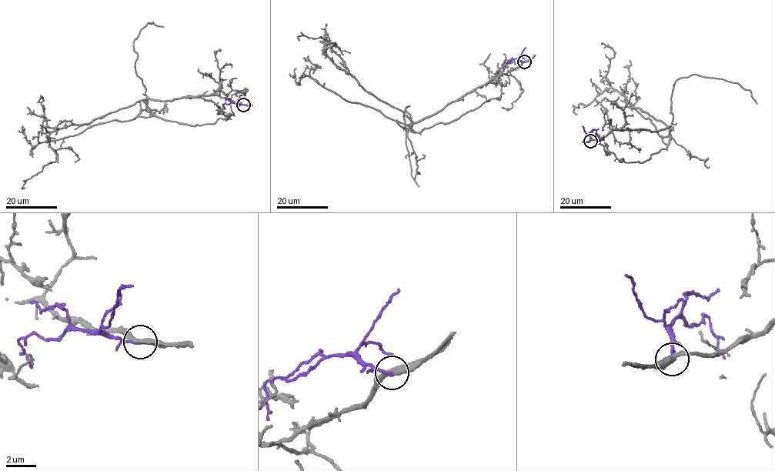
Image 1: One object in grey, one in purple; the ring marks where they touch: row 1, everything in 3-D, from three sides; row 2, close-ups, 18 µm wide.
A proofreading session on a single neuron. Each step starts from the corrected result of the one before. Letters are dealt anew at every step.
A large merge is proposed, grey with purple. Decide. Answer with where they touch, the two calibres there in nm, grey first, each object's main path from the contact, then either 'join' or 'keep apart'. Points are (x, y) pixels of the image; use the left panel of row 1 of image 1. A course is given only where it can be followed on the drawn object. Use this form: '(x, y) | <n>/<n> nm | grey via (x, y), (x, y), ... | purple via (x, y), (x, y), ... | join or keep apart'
(243, 105) | 320/160 nm | grey via (242, 105), (213, 94), (147, 99), (90, 123), (68, 125), (49, 135), (58, 158), (24, 187) | purple via (242, 105), (225, 103), (225, 108) | keep apart

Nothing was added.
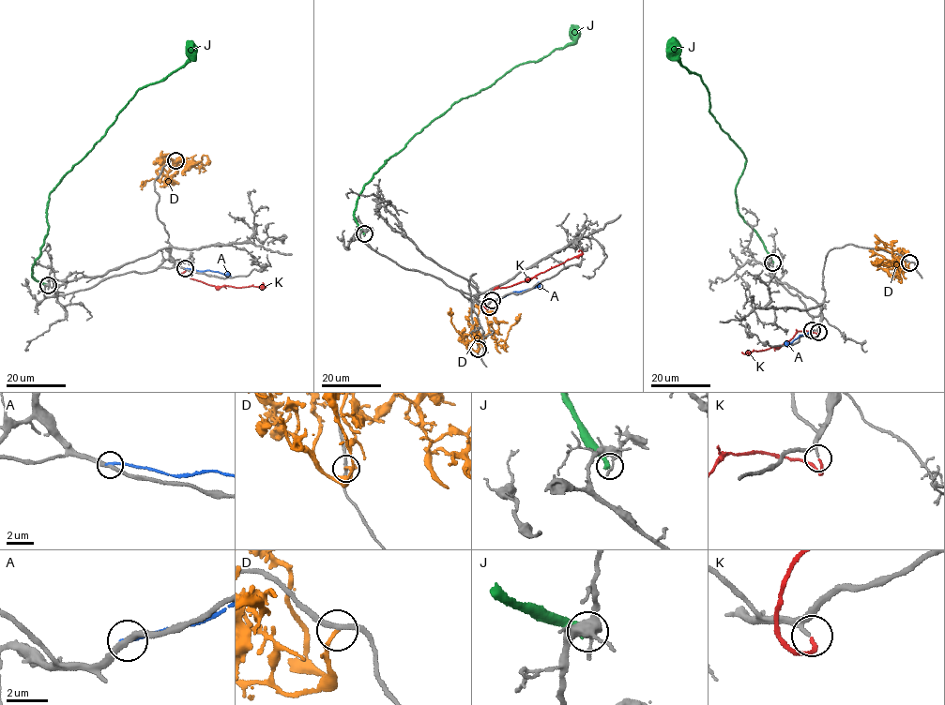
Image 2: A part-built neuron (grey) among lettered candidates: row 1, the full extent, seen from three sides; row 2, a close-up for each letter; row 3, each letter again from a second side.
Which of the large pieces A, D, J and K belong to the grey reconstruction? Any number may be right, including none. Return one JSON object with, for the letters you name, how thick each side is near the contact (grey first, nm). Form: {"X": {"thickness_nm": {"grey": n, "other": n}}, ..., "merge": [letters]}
{"K": {"thickness_nm": {"grey": 140, "other": 160}}, "merge": ["K"]}

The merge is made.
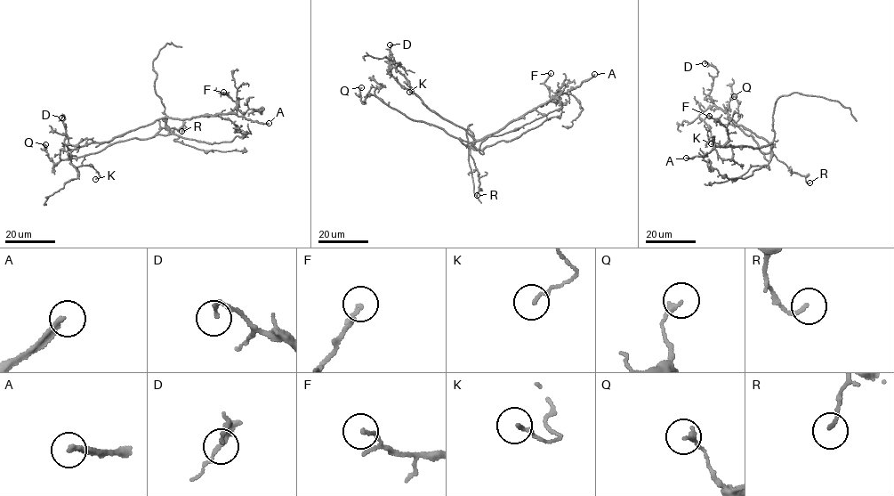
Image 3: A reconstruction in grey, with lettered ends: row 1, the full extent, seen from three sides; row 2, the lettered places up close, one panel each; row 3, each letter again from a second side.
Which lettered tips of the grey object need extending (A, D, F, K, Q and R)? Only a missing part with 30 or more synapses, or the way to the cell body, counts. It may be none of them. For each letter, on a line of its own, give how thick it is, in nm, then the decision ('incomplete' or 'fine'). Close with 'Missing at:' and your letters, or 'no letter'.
A: 200 nm | incomplete
D: 150 nm | fine
F: 110 nm | fine
K: 150 nm | fine
Q: 200 nm | fine
R: 130 nm | fine
Missing at: A

